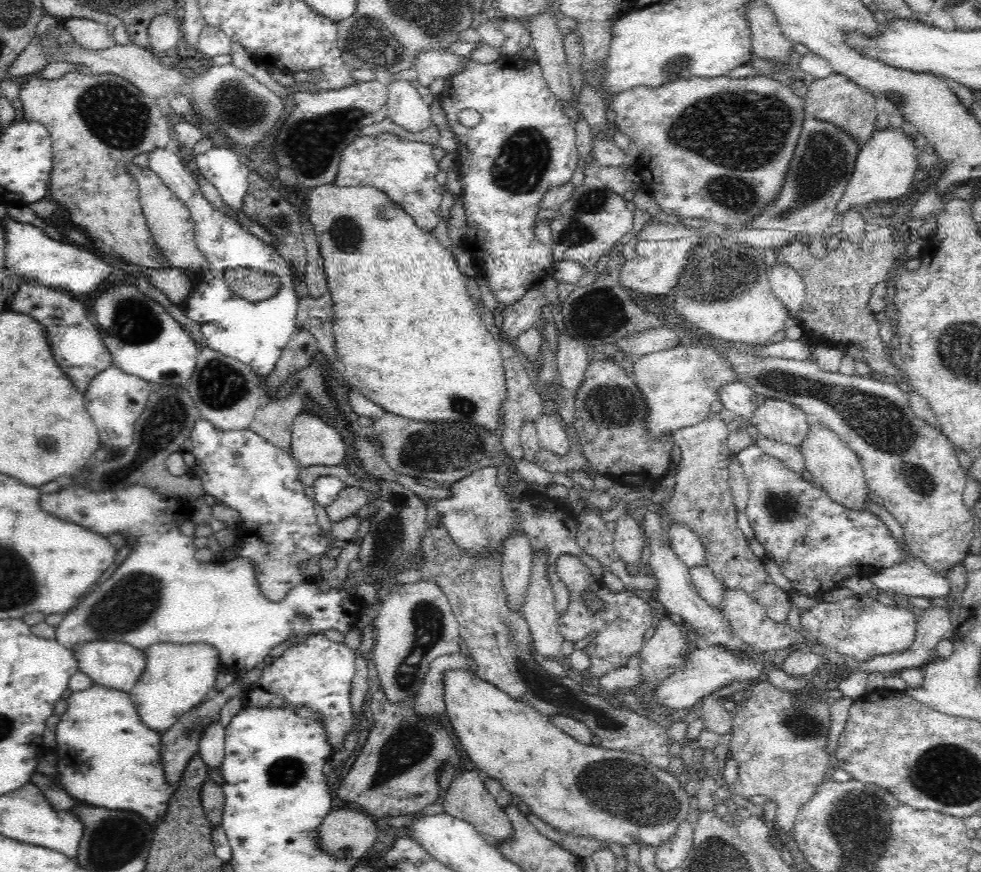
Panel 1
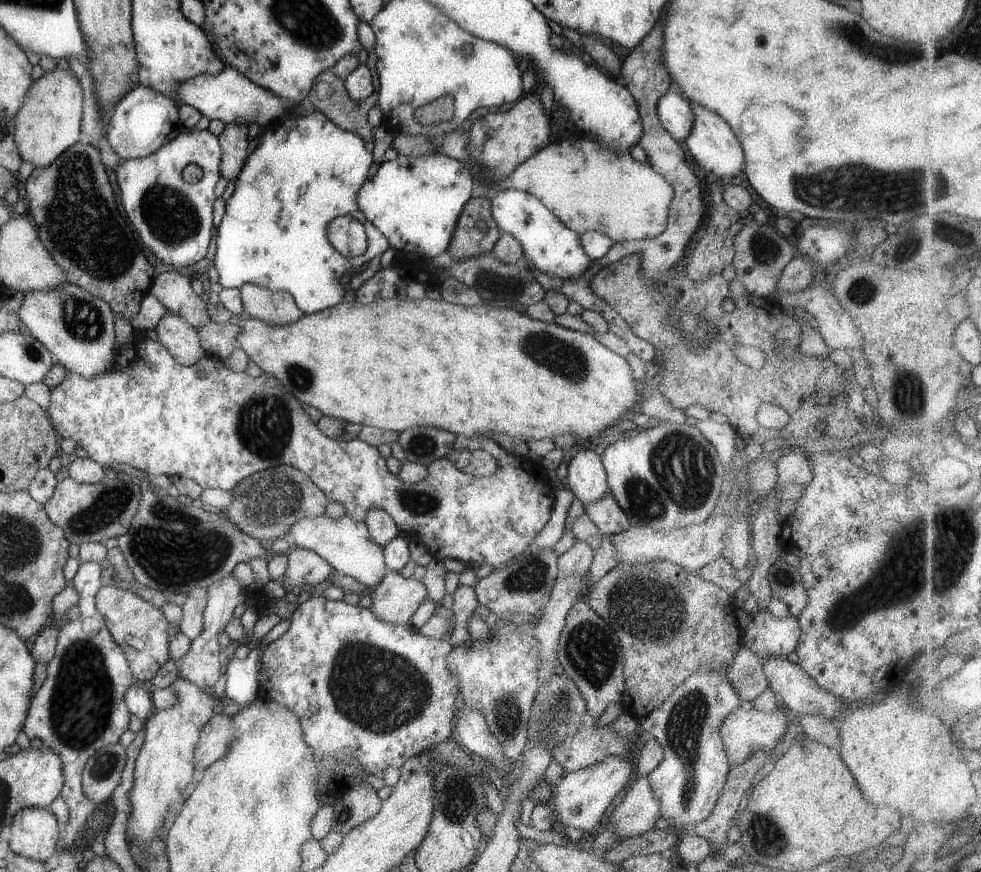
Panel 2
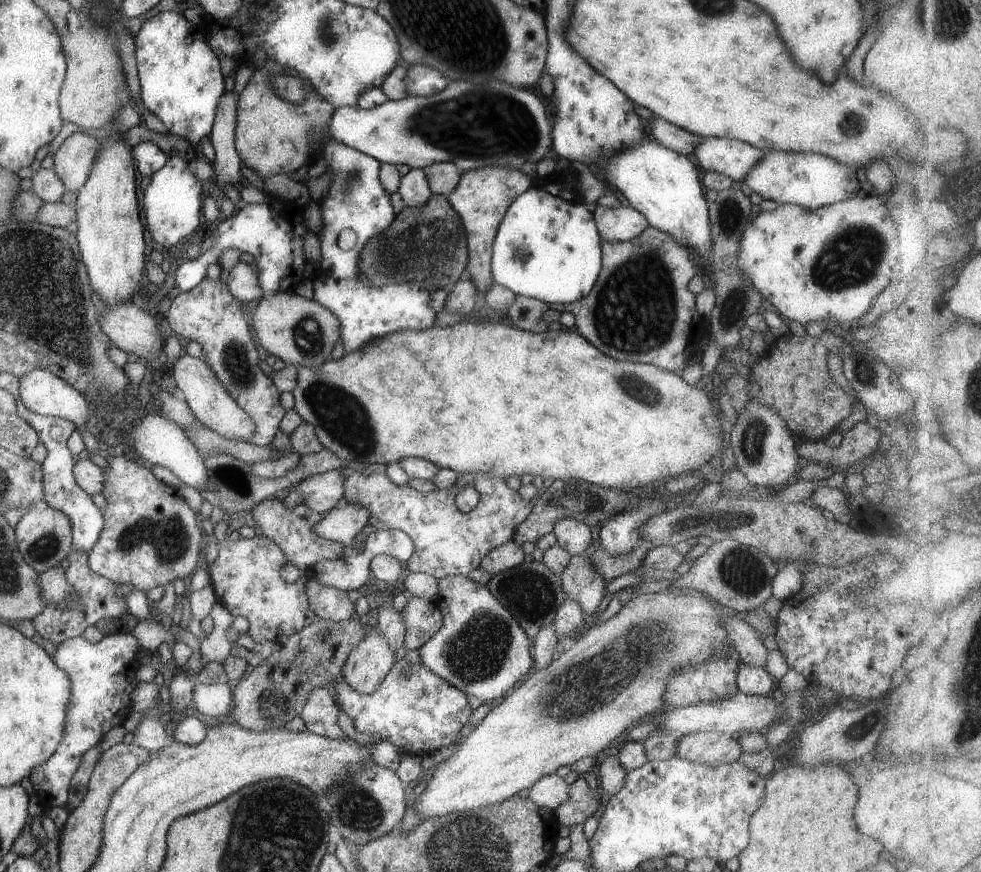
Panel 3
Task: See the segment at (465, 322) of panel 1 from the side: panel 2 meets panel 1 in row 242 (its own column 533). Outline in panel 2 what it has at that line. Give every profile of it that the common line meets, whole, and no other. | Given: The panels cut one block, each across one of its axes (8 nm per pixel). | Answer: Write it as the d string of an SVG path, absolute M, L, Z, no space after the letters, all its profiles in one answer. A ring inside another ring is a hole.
M377 300L373 304L357 304L357 302L341 302L337 306L333 305L333 308L327 307L327 310L320 310L319 312L314 312L308 315L303 315L297 322L285 325L285 326L275 326L270 325L260 320L255 320L249 317L239 316L236 319L237 324L241 327L241 332L236 336L237 348L243 350L248 356L249 361L255 363L263 373L270 374L273 378L276 378L285 389L288 390L301 404L307 404L307 406L313 406L317 408L322 415L339 419L341 421L347 421L348 423L355 423L356 425L362 427L373 427L382 431L393 431L394 433L400 433L409 427L437 427L438 429L443 429L444 431L453 433L455 436L457 434L463 434L463 436L473 436L473 434L480 434L481 437L487 437L488 439L493 439L493 436L500 434L507 434L507 436L515 436L515 438L520 438L525 442L528 440L553 440L556 436L561 436L563 434L573 434L576 436L576 443L581 443L583 440L589 440L593 436L597 436L601 430L609 428L614 424L625 423L629 427L629 415L636 409L638 394L639 392L635 387L637 380L633 379L631 375L631 368L627 365L624 357L617 356L611 349L603 346L592 334L587 334L584 332L574 331L567 328L563 328L555 323L541 322L532 319L525 313L521 314L517 311L505 308L494 308L485 305L483 302L479 302L476 305L471 305L471 308L463 308L463 306L455 306L455 304L447 304L447 302L441 302L441 300Z

